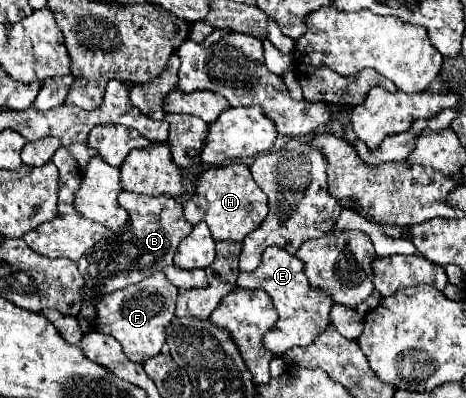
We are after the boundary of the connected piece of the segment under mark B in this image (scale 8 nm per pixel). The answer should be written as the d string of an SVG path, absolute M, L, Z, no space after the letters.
M125 191L119 195L119 205L129 211L131 227L121 237L99 241L79 259L79 271L85 277L85 291L83 291L83 307L77 319L83 333L87 333L93 325L95 297L103 293L111 293L115 289L125 289L127 285L133 285L153 275L155 271L173 265L173 255L177 251L177 245L193 229L193 225L189 225L189 221L183 215L181 203L171 199L169 195L149 197L149 195L137 195Z

